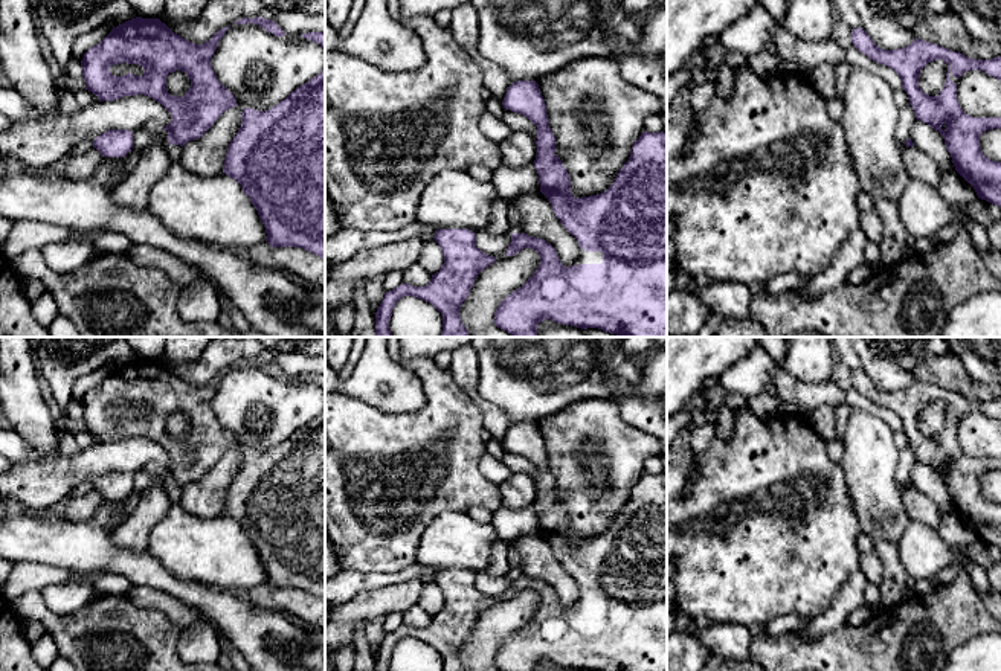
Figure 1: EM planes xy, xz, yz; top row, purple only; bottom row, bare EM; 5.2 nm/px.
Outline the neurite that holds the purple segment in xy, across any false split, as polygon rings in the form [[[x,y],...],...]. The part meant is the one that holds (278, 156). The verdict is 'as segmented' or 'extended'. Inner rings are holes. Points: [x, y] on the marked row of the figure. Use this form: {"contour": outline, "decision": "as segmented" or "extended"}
{"contour": [[[325,69],[320,75],[298,87],[284,101],[281,101],[270,110],[258,111],[253,108],[243,108],[241,127],[227,148],[223,172],[235,178],[241,185],[244,194],[256,207],[258,215],[266,227],[266,241],[270,244],[272,249],[301,247],[325,259]]], "decision": "as segmented"}

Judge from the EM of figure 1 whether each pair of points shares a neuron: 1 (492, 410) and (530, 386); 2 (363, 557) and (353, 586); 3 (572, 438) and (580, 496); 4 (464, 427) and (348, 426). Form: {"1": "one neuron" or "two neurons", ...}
{"1": "two neurons", "2": "two neurons", "3": "one neuron", "4": "one neuron"}

